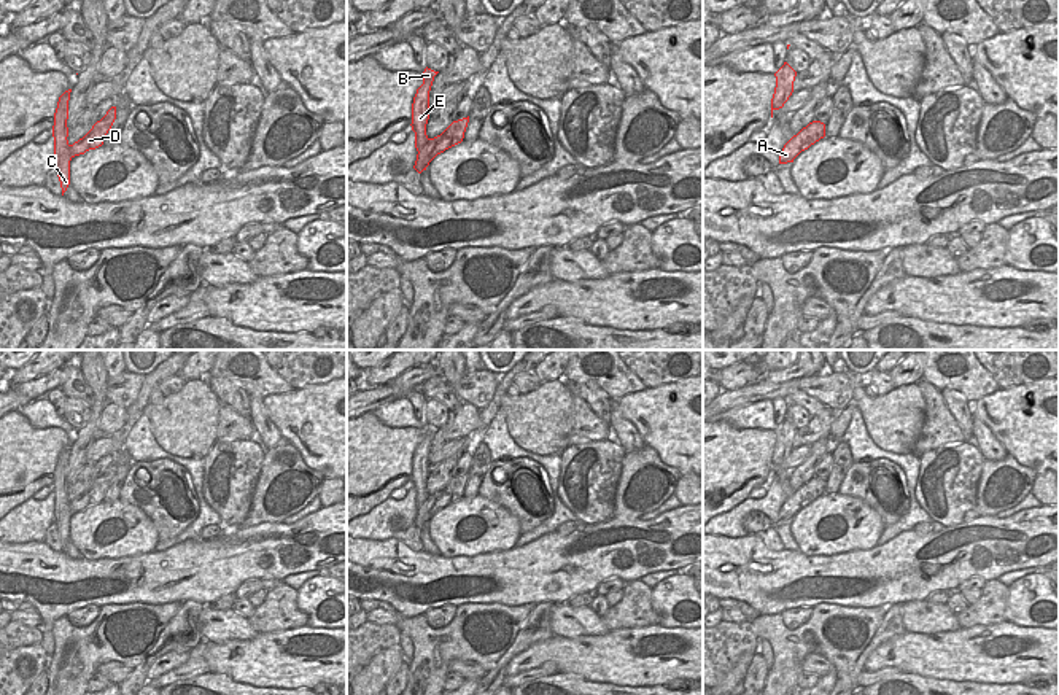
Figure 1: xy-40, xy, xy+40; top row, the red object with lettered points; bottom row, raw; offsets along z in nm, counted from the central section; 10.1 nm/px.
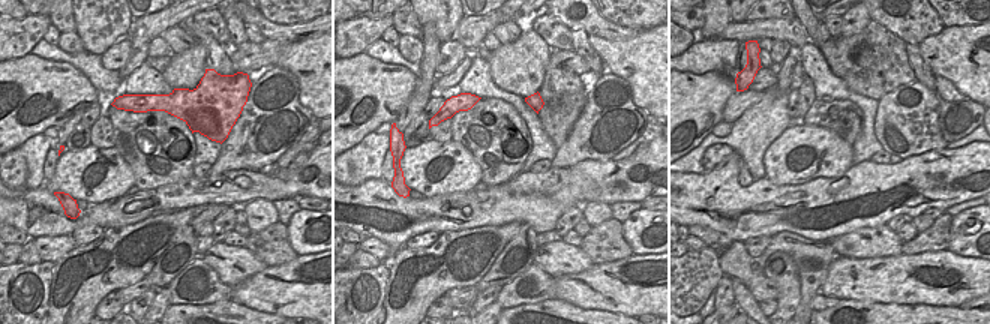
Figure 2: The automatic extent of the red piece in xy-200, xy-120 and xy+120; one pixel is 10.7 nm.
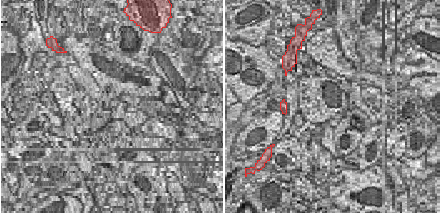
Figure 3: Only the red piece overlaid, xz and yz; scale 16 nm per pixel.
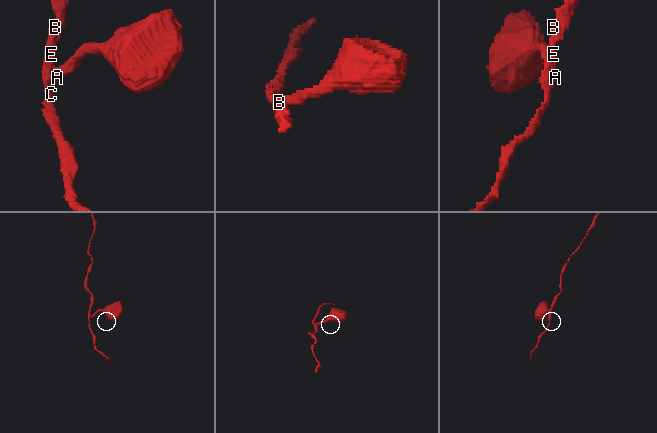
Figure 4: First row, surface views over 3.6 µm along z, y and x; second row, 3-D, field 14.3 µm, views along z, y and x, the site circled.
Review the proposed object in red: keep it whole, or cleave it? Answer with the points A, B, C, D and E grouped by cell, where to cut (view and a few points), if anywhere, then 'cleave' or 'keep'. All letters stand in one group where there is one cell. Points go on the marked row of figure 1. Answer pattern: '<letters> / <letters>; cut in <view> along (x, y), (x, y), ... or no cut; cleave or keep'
A D / B C E; cut in xy along (431, 139), (426, 143), (430, 159); cleave

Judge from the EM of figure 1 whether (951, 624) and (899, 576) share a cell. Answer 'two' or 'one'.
two

